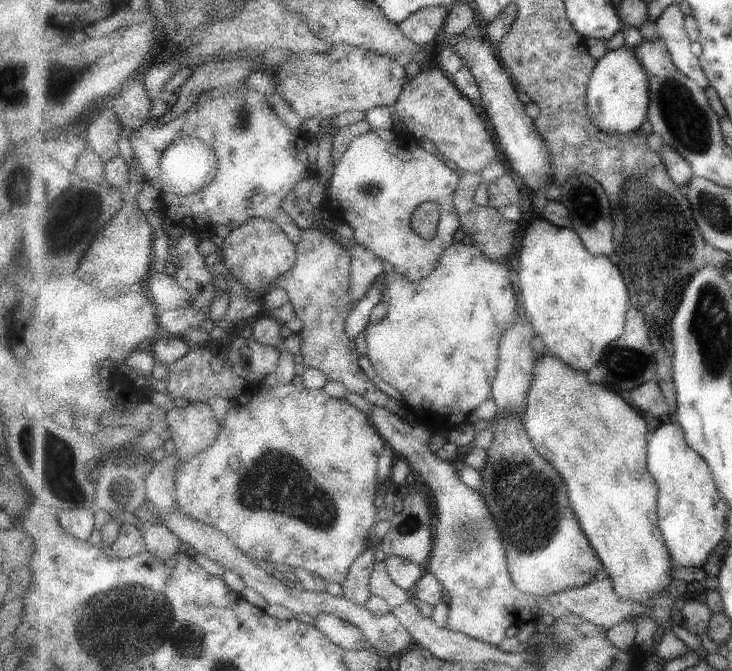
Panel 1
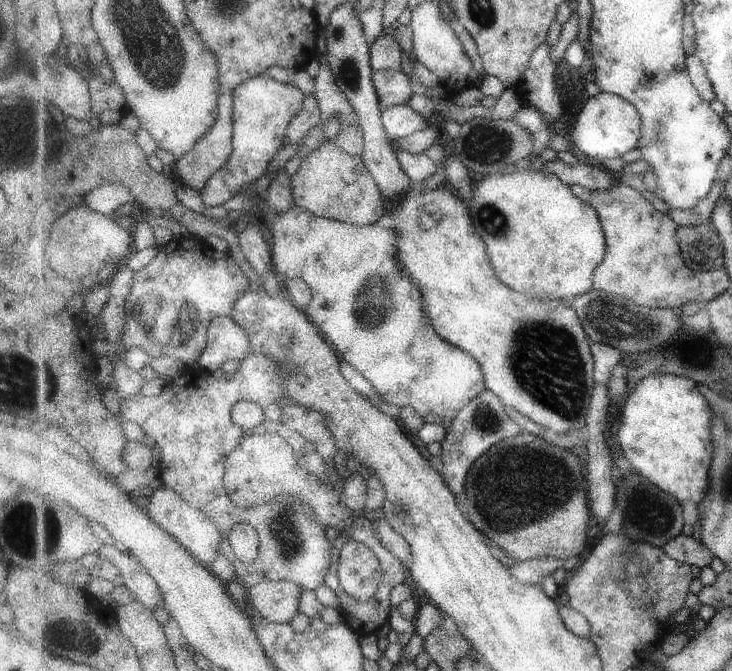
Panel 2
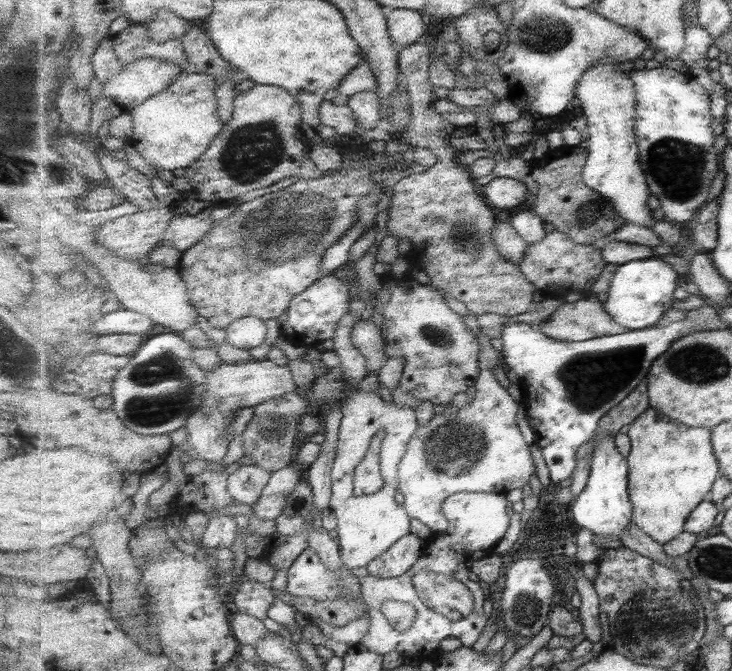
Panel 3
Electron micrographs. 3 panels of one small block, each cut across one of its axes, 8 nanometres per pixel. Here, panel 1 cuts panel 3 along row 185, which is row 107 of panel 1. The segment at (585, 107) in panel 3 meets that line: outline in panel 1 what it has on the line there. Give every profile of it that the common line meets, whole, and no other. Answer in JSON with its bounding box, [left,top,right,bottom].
[588,45,649,134]

